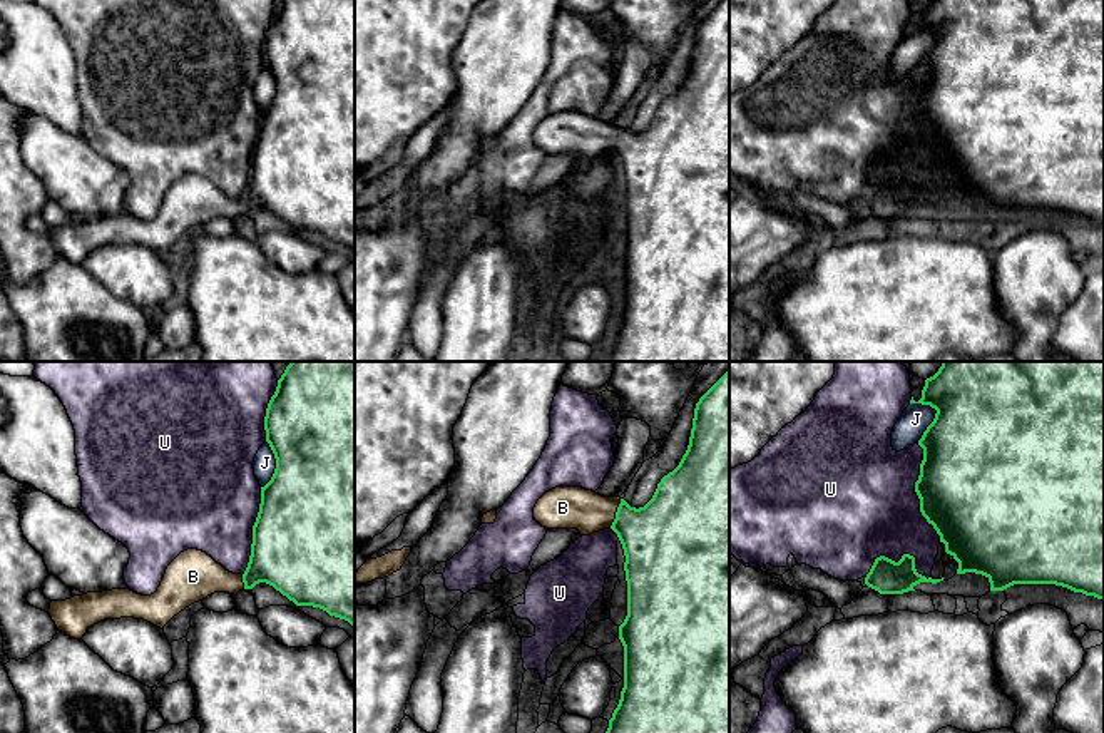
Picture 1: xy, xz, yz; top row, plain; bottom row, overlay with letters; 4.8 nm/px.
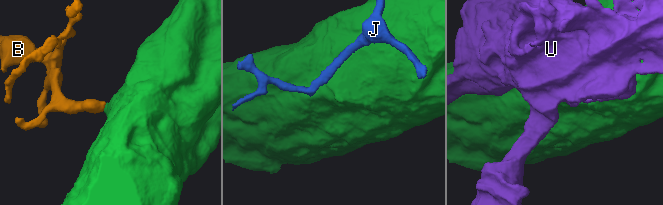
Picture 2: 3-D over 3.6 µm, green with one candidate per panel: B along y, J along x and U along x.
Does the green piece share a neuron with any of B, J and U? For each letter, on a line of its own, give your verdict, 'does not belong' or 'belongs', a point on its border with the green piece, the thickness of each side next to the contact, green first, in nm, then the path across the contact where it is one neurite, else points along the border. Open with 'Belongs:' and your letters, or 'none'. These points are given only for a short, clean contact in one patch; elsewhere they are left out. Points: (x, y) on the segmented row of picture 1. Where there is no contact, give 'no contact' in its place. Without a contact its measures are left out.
Belongs: B
B: belongs; contact xz (616, 512); calibres 360 and 200 nm; way xz (659, 541), (616, 512), (587, 512), (564, 507)
J: does not belong; contact yz (935, 414); calibres 500 and 140 nm
U: does not belong; contact yz (915, 491); calibres 480 and 500 nm

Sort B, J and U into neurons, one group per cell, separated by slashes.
B / J / U

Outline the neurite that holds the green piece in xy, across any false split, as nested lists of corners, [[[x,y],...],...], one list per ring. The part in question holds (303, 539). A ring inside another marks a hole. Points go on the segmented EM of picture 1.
[[[291,361],[271,397],[264,417],[266,442],[276,469],[261,487],[261,504],[253,525],[253,544],[248,567],[233,574],[211,556],[197,549],[181,552],[166,569],[157,591],[142,596],[127,589],[87,592],[65,601],[52,601],[49,614],[57,629],[82,639],[87,629],[104,619],[144,619],[161,629],[181,611],[214,592],[238,594],[266,582],[296,606],[313,606],[355,628],[355,361]]]

